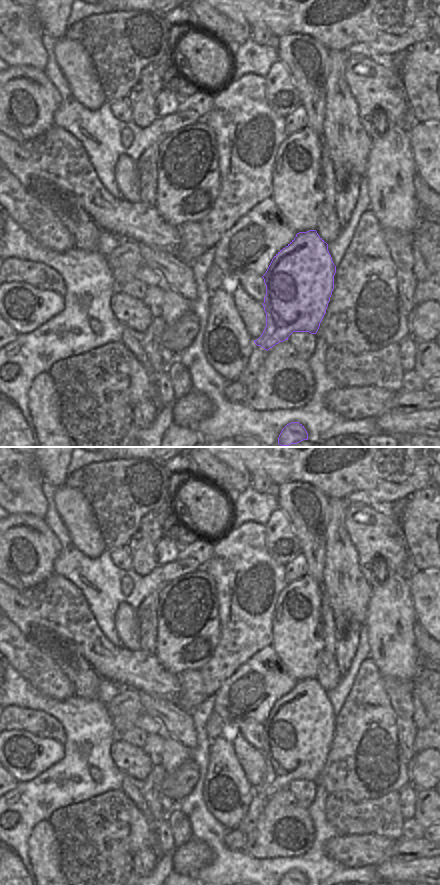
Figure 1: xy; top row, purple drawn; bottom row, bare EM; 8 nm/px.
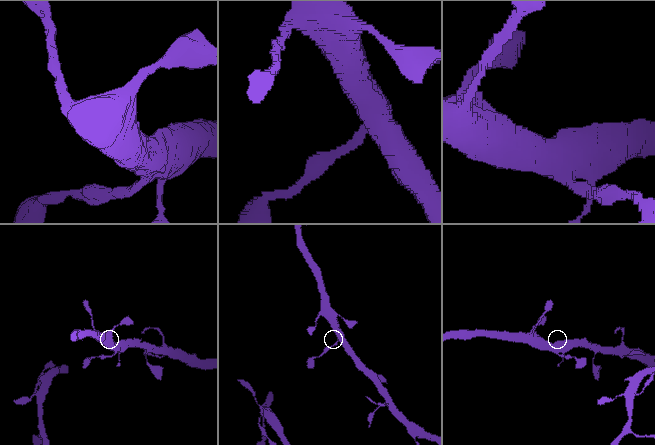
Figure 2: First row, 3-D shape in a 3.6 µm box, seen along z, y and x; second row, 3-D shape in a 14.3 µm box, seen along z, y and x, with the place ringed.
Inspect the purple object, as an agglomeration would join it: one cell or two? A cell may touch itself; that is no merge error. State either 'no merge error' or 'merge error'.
no merge error

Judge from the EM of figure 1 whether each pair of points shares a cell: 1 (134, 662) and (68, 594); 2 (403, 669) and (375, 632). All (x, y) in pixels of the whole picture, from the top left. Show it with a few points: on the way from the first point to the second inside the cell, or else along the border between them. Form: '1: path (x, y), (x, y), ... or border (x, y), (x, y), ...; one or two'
1: path (113, 658), (80, 625), (73, 615); one
2: path (396, 659), (392, 647), (385, 640); one

